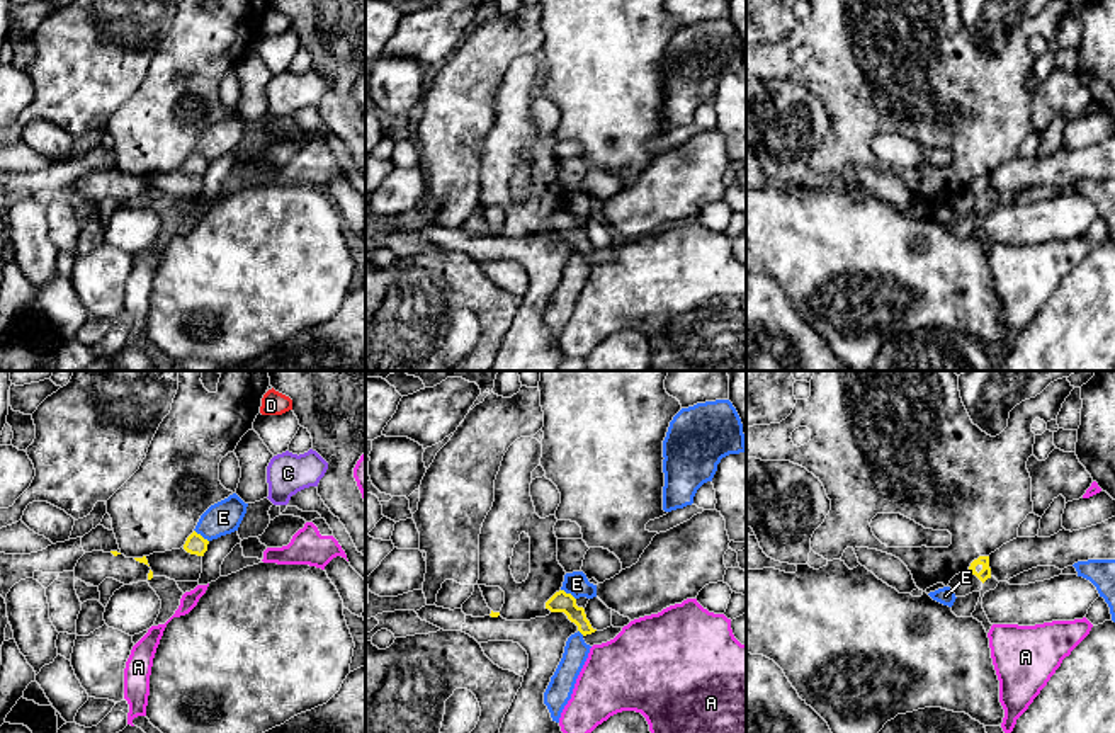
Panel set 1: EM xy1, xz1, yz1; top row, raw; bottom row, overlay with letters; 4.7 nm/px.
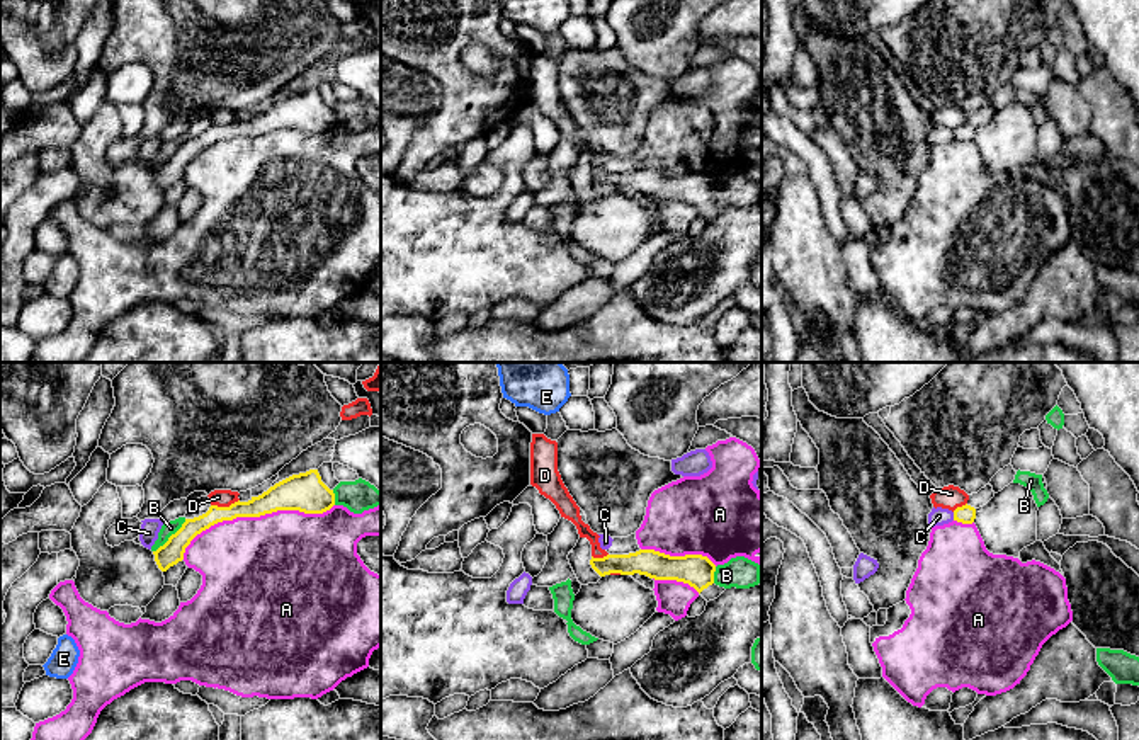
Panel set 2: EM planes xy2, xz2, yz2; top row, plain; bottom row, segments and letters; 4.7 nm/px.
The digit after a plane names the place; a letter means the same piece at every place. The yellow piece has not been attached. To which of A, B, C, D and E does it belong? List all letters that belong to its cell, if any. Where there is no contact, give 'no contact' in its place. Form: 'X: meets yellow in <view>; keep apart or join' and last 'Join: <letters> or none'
A: meets yellow in xy2; keep apart
B: meets yellow in xy2; keep apart
C: meets yellow in yz2; keep apart
D: meets yellow in xy2; keep apart
E: meets yellow in xy1; keep apart
Join: none

